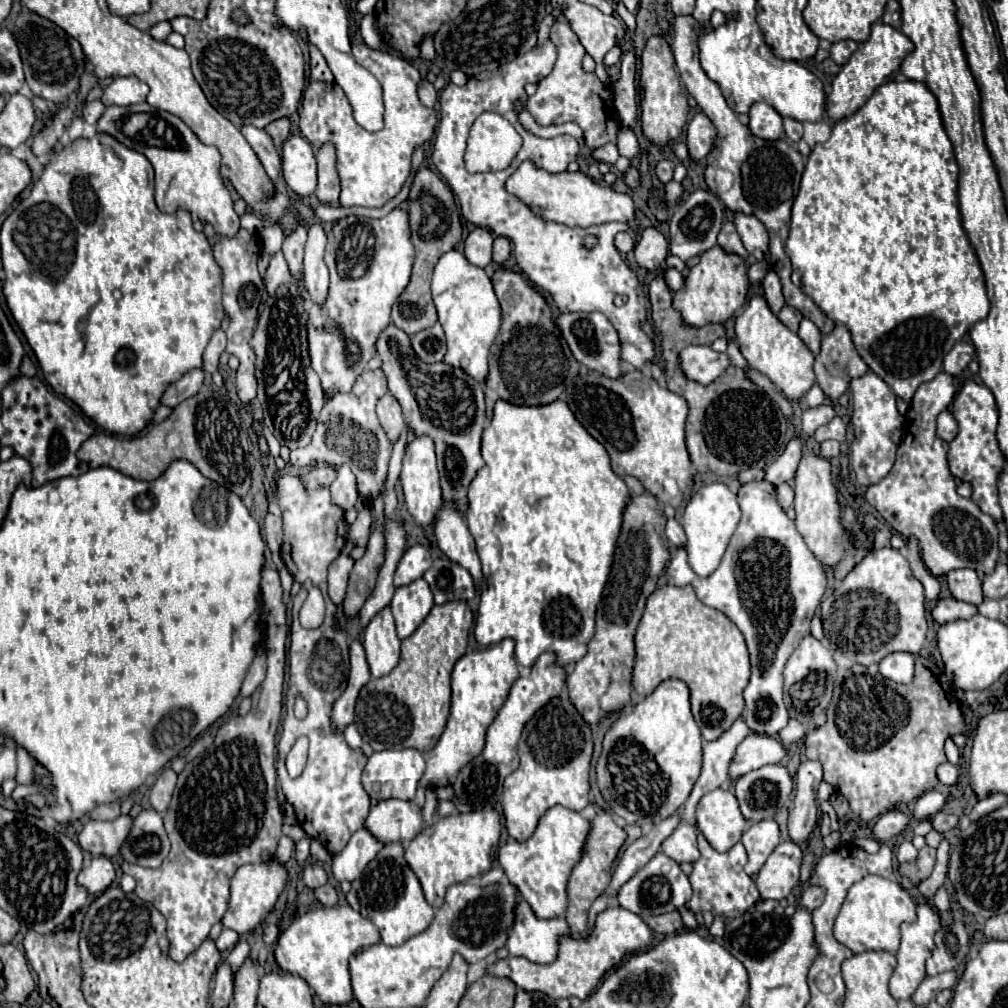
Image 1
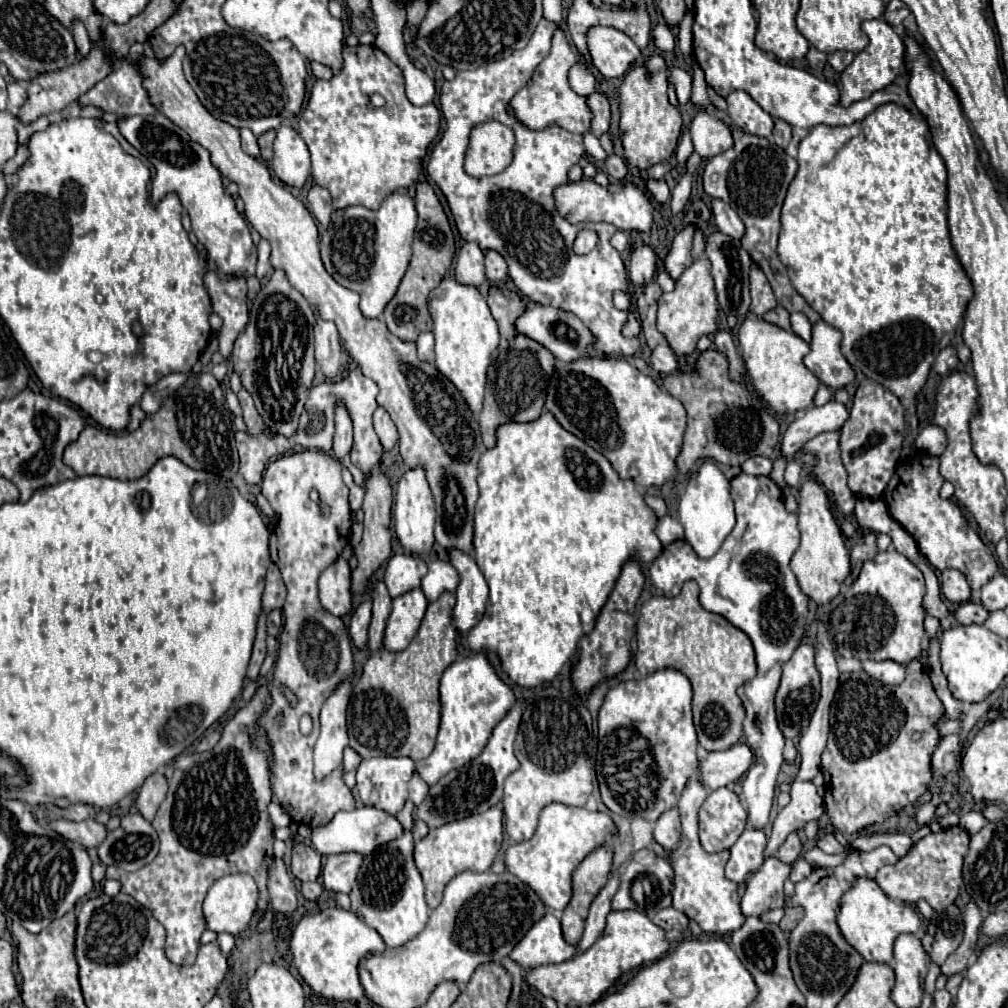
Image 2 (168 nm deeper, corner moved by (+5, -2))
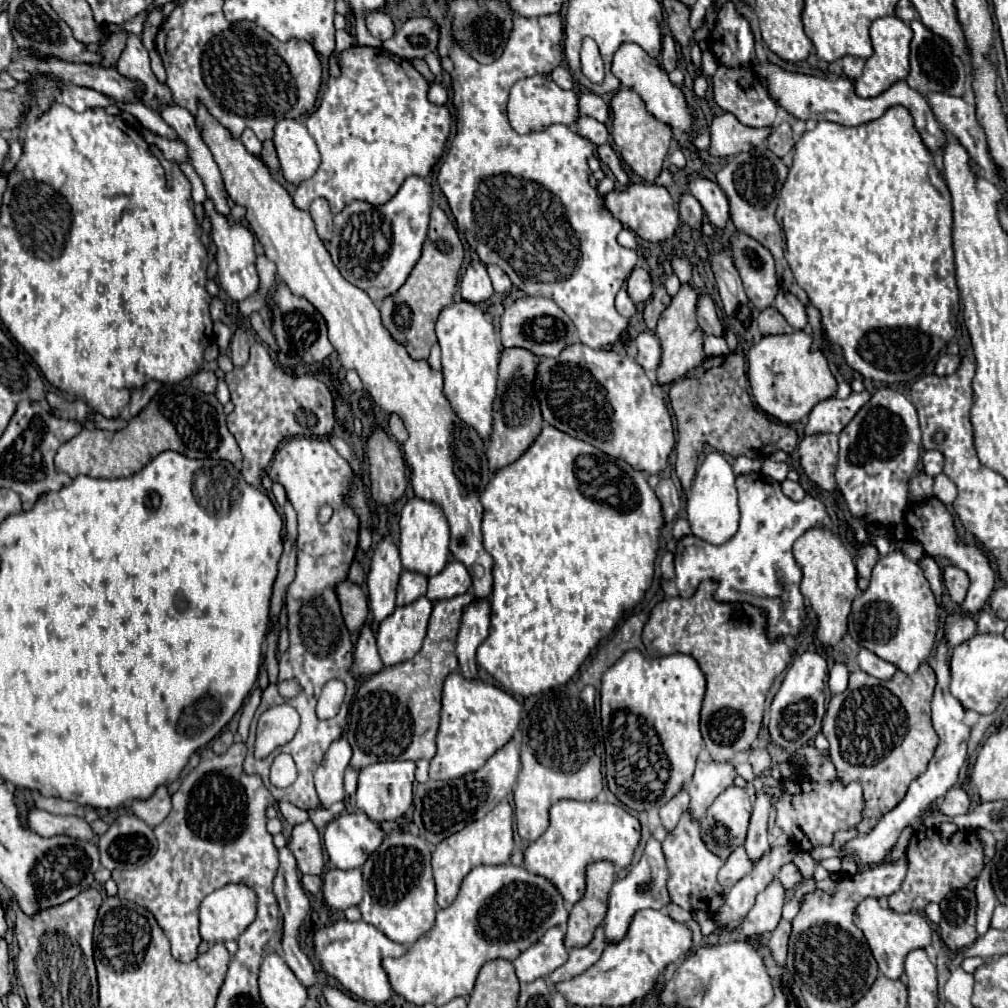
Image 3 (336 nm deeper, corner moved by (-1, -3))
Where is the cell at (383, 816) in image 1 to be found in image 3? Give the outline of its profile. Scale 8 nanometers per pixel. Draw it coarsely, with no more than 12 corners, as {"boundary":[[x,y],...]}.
{"boundary":[[345,813],[325,827],[339,869],[363,867],[385,831],[369,815]]}

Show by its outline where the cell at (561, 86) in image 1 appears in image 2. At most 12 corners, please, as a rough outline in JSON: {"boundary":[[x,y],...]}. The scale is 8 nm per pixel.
{"boundary":[[559,28],[547,58],[509,100],[529,130],[585,134],[591,110],[567,80],[579,60]]}

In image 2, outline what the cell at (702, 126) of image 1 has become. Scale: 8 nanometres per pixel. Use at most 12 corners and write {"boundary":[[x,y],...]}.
{"boundary":[[705,110],[691,122],[701,158],[713,158],[733,144],[731,124]]}

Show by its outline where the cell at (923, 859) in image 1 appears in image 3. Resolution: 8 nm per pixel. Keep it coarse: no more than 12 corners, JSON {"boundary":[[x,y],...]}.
{"boundary":[[913,833],[897,913],[941,903],[985,867],[977,833]]}

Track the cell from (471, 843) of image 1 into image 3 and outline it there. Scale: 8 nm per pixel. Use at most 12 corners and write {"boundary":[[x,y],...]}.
{"boundary":[[501,801],[443,839],[431,857],[437,905],[477,865],[503,865],[513,811]]}

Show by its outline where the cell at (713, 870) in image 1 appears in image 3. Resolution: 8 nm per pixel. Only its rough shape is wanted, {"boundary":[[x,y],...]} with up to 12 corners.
{"boundary":[[687,809],[663,841],[671,901],[721,913],[723,859]]}

